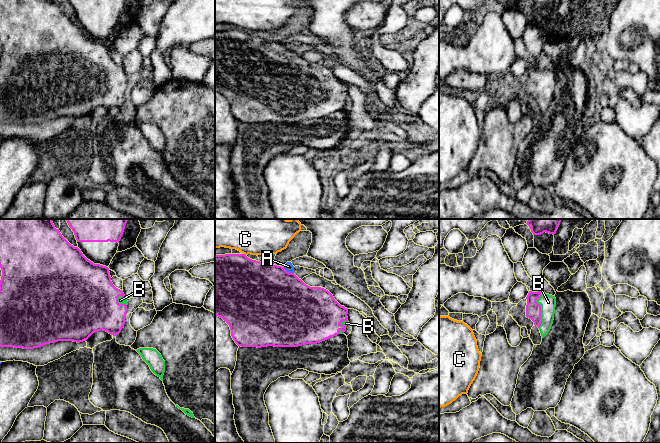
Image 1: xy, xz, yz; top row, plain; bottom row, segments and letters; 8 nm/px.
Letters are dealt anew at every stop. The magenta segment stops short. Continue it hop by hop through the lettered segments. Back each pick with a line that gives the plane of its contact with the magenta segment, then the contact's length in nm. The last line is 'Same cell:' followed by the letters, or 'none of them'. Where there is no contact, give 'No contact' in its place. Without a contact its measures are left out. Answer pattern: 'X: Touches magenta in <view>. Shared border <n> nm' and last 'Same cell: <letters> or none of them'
B: Touches magenta in yz. Shared border 300 nm
Same cell: B

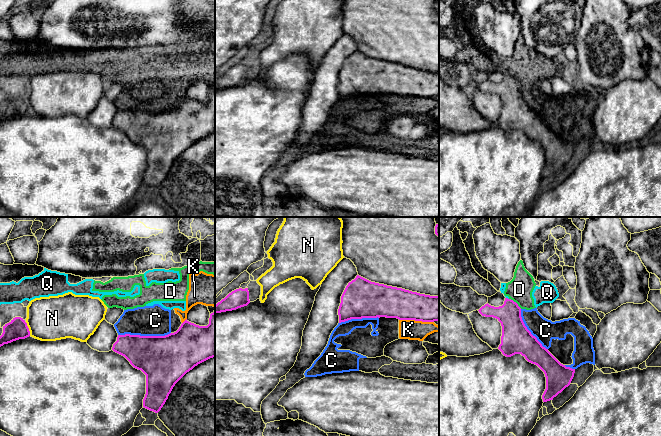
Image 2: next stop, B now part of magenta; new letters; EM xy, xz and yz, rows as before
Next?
Same cell: none of them

